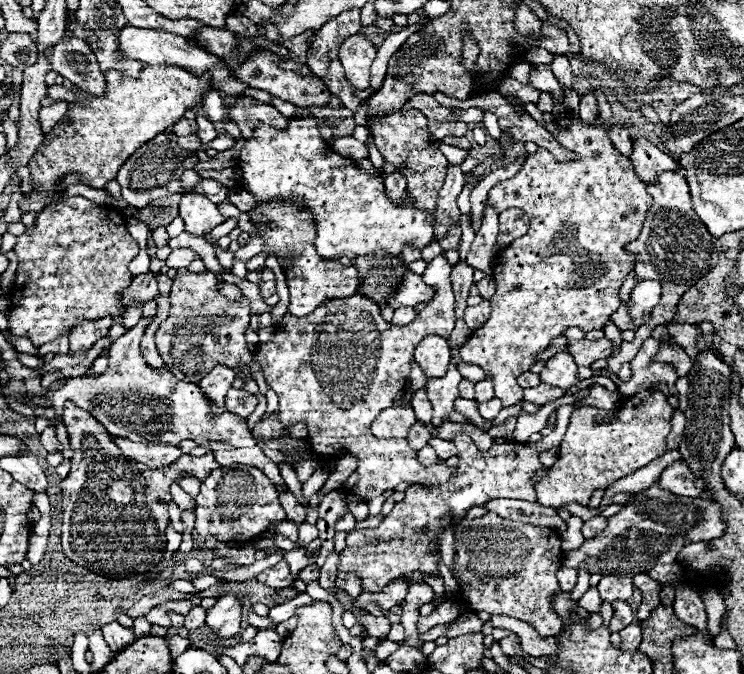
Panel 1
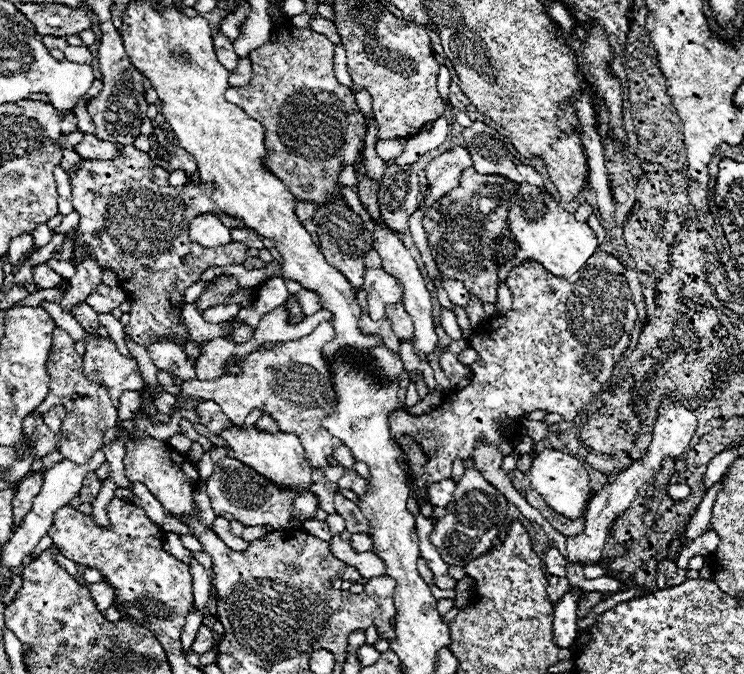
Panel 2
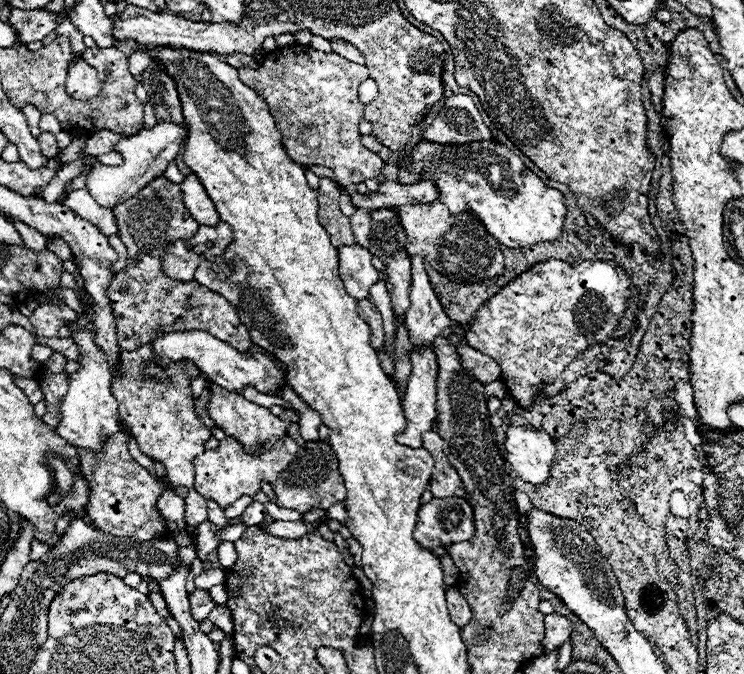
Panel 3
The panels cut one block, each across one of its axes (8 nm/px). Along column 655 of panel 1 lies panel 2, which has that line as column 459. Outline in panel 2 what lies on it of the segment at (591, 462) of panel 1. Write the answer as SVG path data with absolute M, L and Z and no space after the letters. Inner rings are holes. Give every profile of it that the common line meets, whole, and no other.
M602 250L590 256L582 272L576 272L566 280L550 274L536 260L524 260L520 266L514 266L510 270L506 286L512 292L512 310L504 318L490 318L488 326L480 324L468 338L470 346L478 352L478 362L470 366L474 372L474 380L470 382L470 386L444 396L444 402L430 414L410 416L404 410L396 410L388 416L390 434L400 450L402 436L410 434L428 458L426 470L414 490L416 504L420 504L424 488L450 478L454 460L472 458L476 440L482 440L484 444L496 448L502 440L514 440L520 432L520 420L534 410L558 412L564 420L570 422L590 402L592 396L602 392L604 384L614 372L616 362L628 348L630 332L634 330L636 322L636 306L624 272L626 268L622 266L622 262Z

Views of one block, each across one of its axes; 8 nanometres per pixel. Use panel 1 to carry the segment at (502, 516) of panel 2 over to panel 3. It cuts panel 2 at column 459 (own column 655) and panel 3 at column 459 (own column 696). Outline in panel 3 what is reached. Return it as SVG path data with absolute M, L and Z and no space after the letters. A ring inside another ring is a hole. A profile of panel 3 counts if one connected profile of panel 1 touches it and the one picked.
M432 498L418 510L414 538L432 550L444 544L468 542L474 536L474 512L464 498Z

